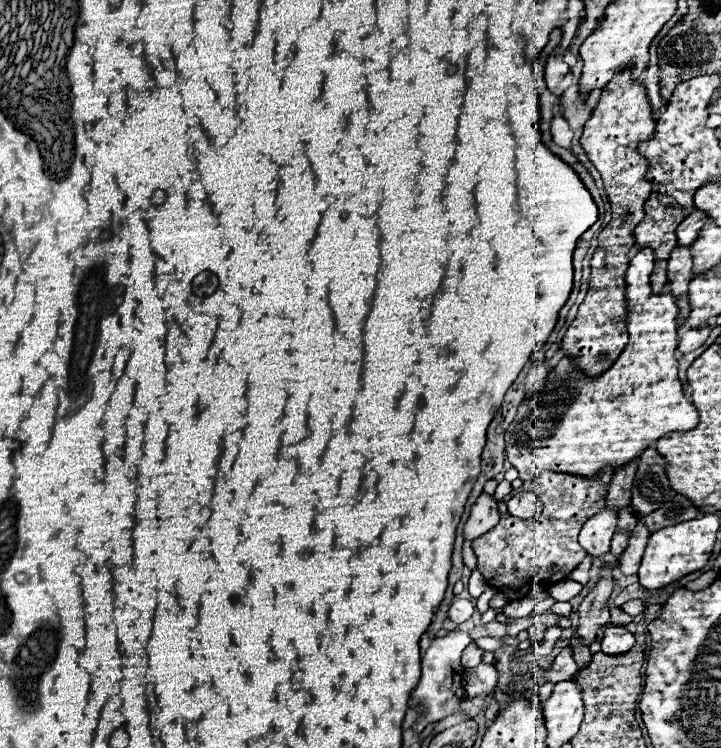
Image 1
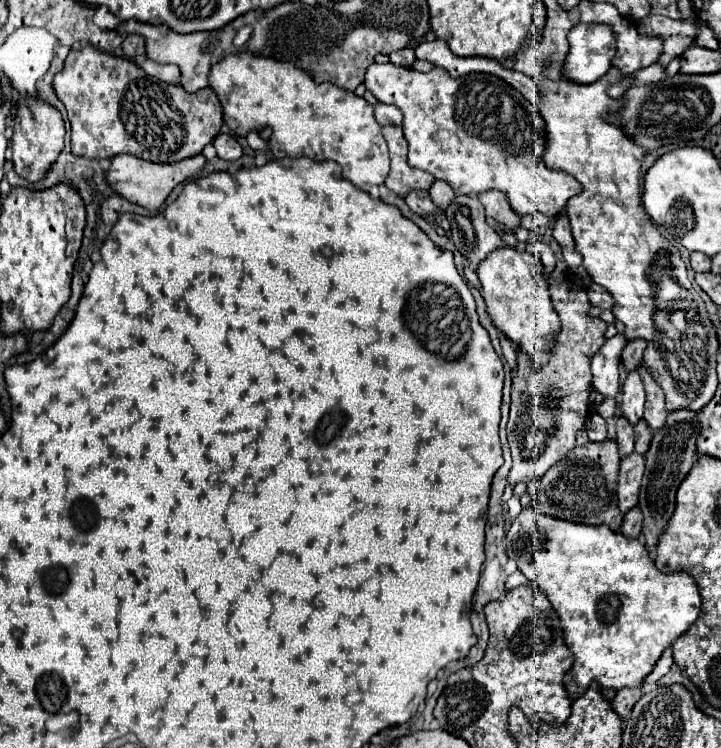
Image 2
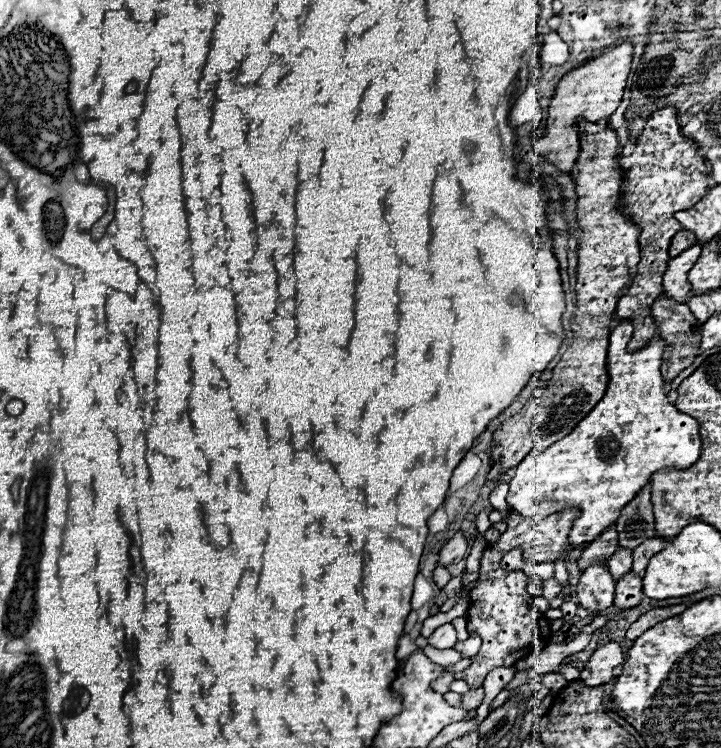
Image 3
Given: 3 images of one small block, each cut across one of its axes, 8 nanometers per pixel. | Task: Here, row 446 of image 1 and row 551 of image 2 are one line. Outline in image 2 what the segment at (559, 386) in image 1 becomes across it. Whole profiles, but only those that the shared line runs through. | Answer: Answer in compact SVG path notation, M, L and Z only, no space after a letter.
M528 506L512 522L506 540L508 556L518 562L518 570L536 590L542 592L542 596L550 600L552 610L560 616L564 642L574 654L574 664L570 672L564 674L564 686L568 692L584 694L590 684L614 690L640 686L652 672L662 652L670 648L672 642L682 636L700 614L702 598L690 574L660 572L640 540L630 540L622 534L616 534L608 526L582 526L564 522L552 516L542 516Z

